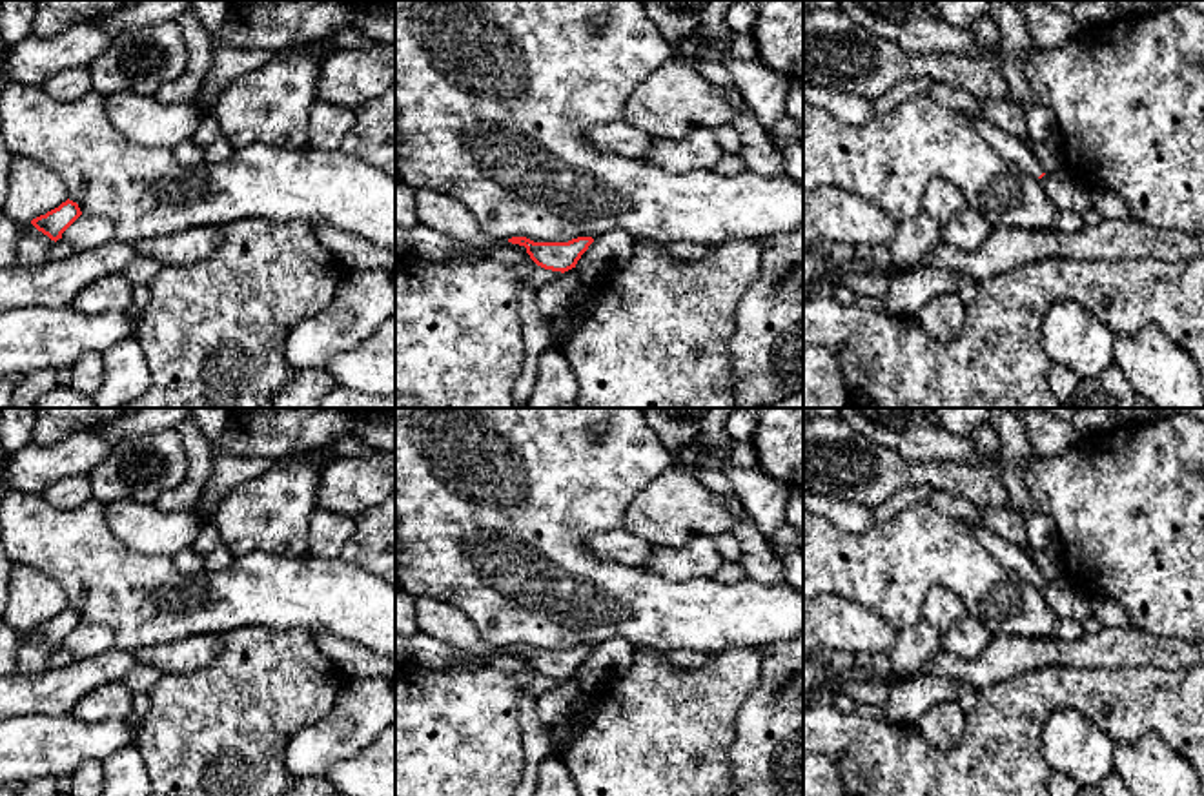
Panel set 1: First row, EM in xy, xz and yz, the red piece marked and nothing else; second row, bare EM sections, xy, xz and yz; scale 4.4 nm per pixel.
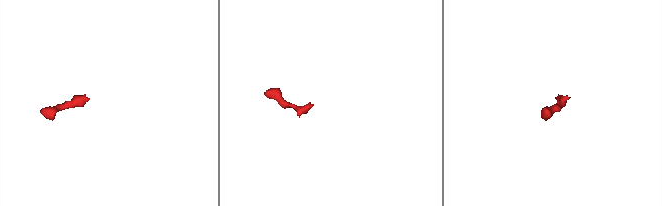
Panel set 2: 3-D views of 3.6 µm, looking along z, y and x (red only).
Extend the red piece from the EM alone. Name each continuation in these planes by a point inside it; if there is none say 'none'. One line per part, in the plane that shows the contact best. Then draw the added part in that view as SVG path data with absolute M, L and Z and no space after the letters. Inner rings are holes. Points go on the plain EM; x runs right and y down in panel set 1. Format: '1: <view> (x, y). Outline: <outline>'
1: yz (1010, 556). Outline: M965 523L965 526L971 536L978 539L980 545L989 550L1004 568L1016 572L1035 588L1038 588L1038 585L1046 581L1038 565L1022 546L1005 541L1004 537L1000 537L993 530L980 526L978 523Z

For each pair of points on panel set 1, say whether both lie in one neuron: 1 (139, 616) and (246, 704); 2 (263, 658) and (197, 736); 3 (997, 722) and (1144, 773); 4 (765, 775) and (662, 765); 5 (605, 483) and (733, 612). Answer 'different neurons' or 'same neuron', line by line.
1: different neurons
2: same neuron
3: different neurons
4: different neurons
5: same neuron

